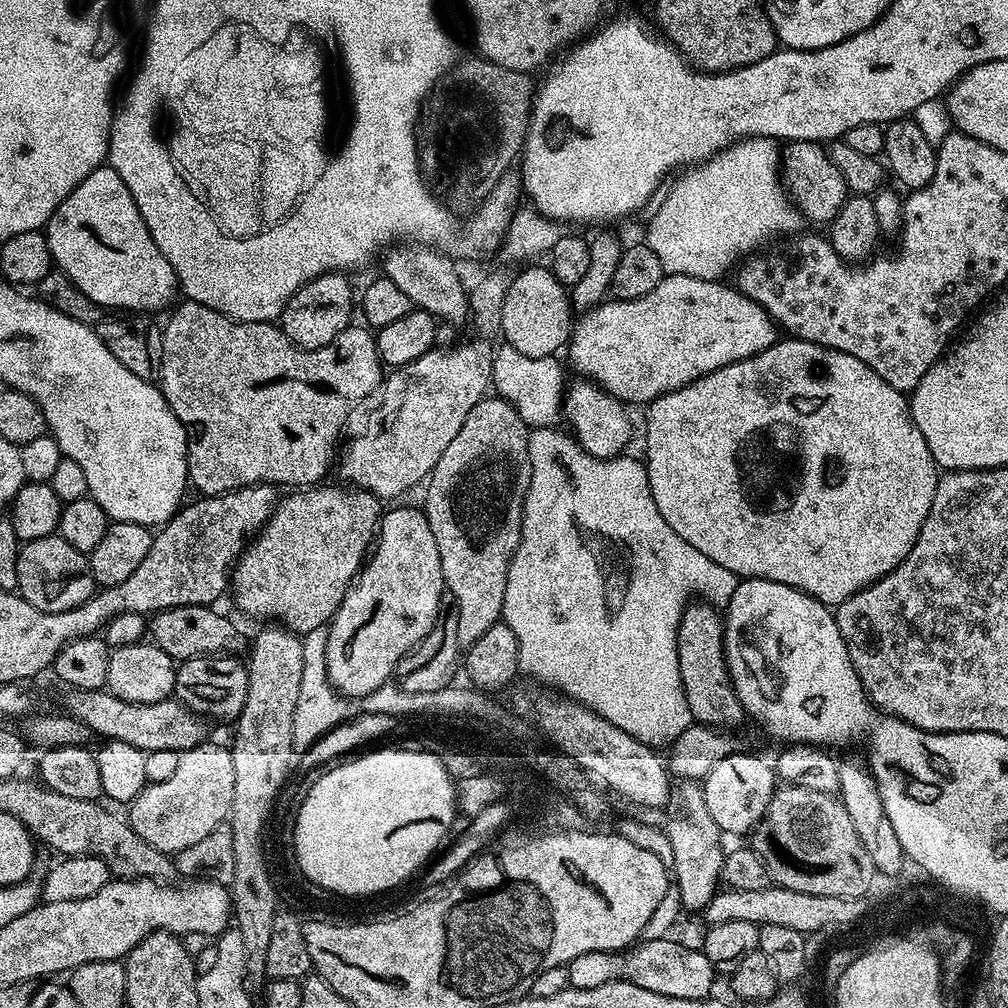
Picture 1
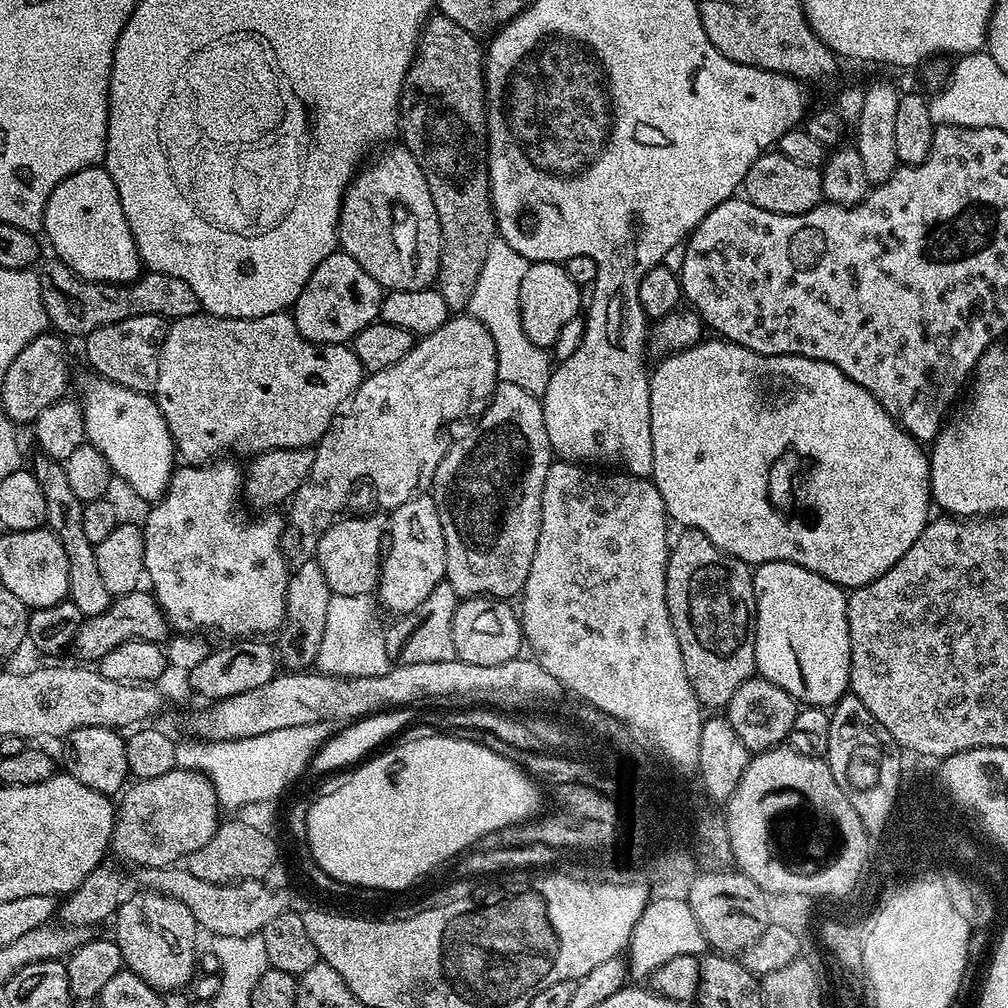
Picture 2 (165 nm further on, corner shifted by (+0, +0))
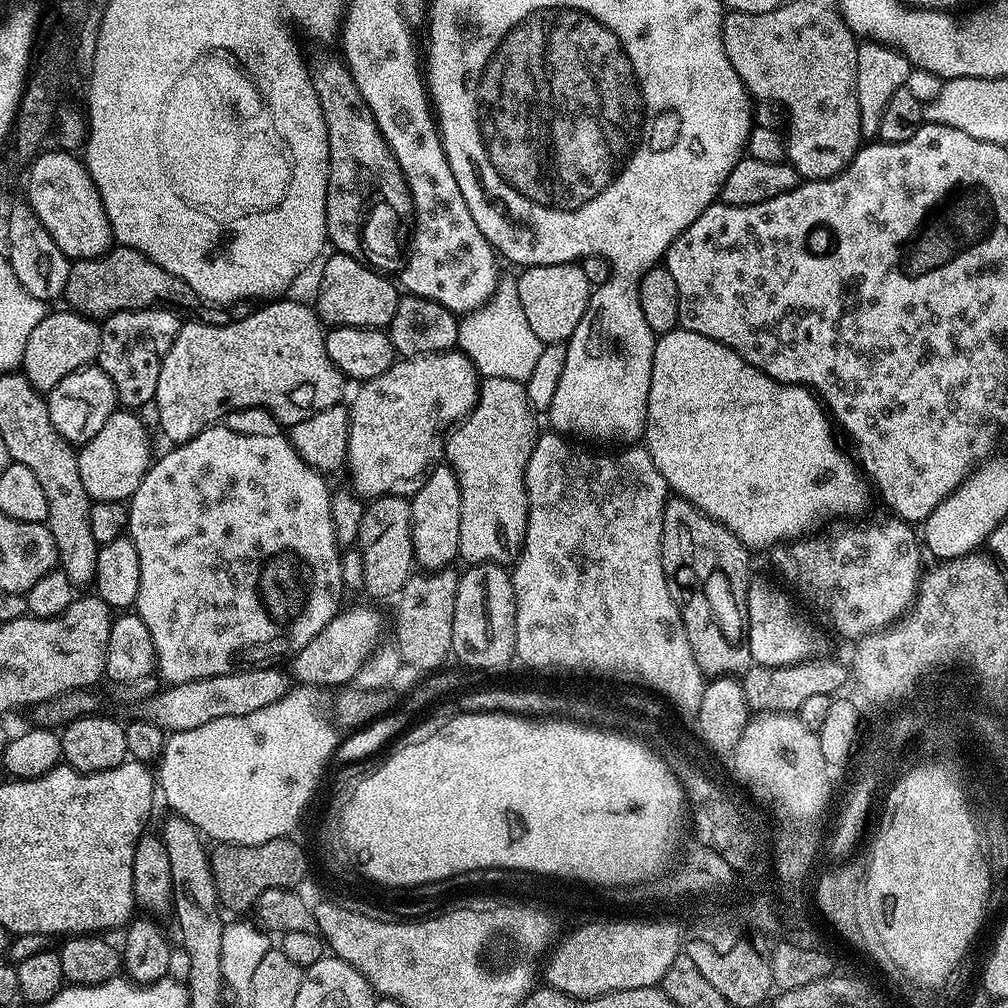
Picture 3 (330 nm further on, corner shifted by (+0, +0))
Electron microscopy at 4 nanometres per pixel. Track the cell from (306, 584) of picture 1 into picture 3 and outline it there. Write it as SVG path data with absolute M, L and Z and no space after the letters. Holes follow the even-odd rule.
M382 496L369 504L363 509L355 541L360 546L360 572L364 575L364 588L372 596L395 597L414 572L412 506L402 496Z

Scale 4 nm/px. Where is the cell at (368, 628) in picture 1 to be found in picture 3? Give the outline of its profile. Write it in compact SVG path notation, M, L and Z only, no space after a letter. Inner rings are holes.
M437 466L410 500L412 506L412 555L428 572L449 567L460 555L460 487L452 469Z

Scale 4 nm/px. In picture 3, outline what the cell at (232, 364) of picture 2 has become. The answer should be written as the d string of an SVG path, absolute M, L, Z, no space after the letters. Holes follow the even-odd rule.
M276 298L271 302L265 303L257 312L252 312L249 316L244 316L241 320L236 318L229 319L227 324L210 324L207 322L184 322L181 323L178 334L174 338L174 342L170 346L170 350L166 354L166 358L162 362L162 374L158 374L158 390L154 401L154 409L156 408L156 416L160 419L160 428L164 431L164 436L173 445L185 444L190 438L194 438L203 428L211 428L223 418L227 412L232 412L235 408L256 408L261 404L278 423L283 426L291 426L302 422L306 418L310 418L314 414L318 414L322 410L326 410L330 406L341 403L340 395L344 392L344 384L346 385L346 377L344 373L338 370L338 366L334 366L334 362L330 362L330 354L326 354L326 342L324 341L325 329L322 327L322 321L316 314L315 307L299 304L296 300L288 300L289 298Z

